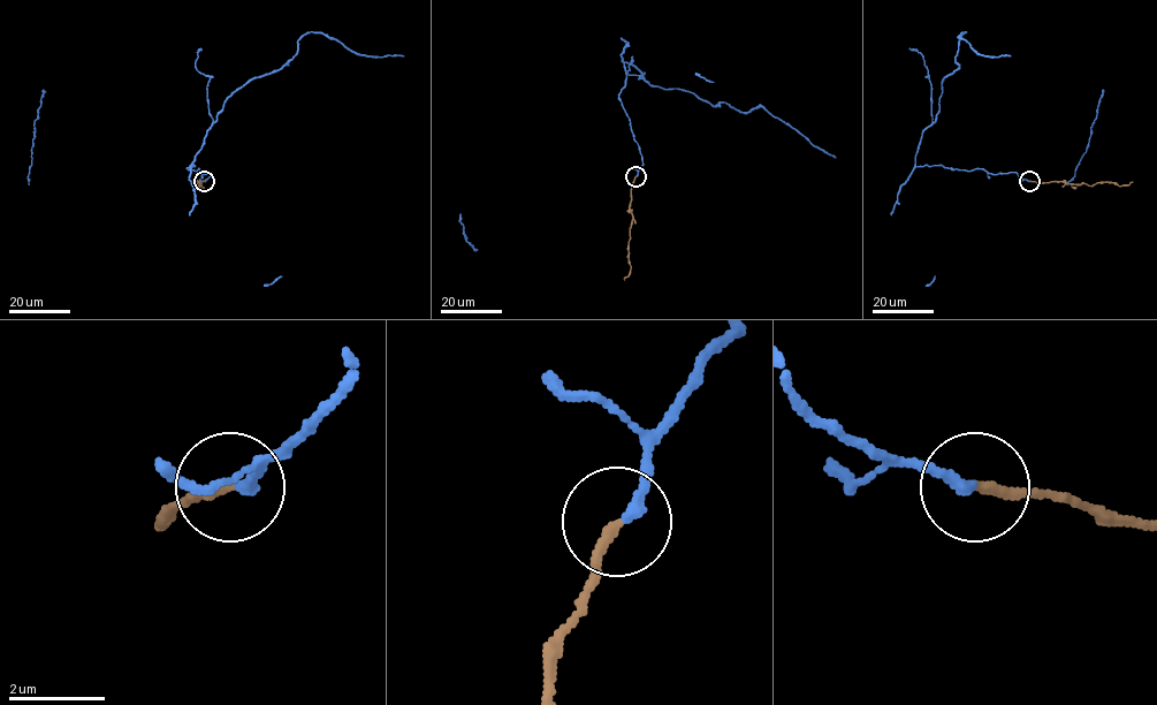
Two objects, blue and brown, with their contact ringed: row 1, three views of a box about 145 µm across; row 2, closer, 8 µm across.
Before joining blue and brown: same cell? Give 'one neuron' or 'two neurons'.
one neuron

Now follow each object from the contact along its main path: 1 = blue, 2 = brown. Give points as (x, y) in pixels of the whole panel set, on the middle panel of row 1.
1: (636, 176), (642, 157), (618, 93), (626, 62), (654, 85), (716, 106), (762, 106), (835, 158)
2: (636, 176), (629, 207), (633, 218), (629, 244), (631, 270), (624, 280)

